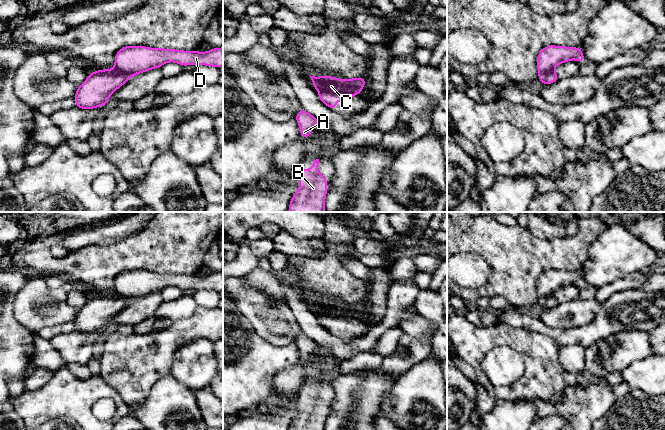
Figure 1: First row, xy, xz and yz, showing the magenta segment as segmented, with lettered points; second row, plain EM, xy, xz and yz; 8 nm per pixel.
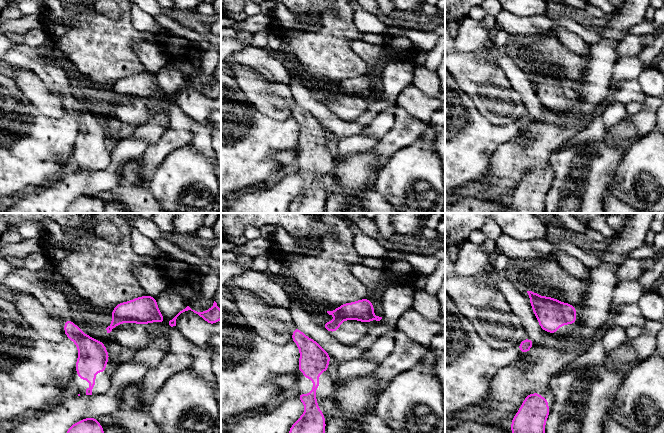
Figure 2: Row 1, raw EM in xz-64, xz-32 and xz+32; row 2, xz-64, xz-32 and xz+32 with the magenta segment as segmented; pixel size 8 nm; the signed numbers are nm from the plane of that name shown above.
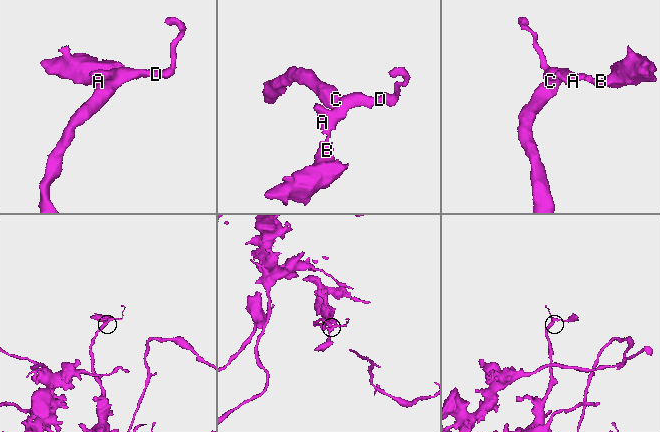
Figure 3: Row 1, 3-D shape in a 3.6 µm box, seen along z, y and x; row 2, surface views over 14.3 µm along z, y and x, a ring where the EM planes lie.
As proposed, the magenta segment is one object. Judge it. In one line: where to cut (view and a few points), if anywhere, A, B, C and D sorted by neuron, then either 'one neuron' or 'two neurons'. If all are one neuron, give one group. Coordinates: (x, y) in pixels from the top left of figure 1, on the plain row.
cut xy (114, 292), (130, 300); groups A B D / C; two neurons

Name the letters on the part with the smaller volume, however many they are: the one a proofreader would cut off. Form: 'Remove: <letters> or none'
Remove: A, B, D

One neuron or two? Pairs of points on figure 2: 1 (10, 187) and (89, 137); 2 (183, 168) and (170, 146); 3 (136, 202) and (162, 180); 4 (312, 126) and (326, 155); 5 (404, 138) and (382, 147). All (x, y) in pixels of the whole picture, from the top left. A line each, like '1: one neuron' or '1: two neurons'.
1: two neurons
2: two neurons
3: two neurons
4: one neuron
5: one neuron

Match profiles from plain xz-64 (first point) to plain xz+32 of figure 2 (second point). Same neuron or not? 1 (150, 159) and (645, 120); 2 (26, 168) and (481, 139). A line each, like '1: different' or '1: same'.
1: same
2: same

